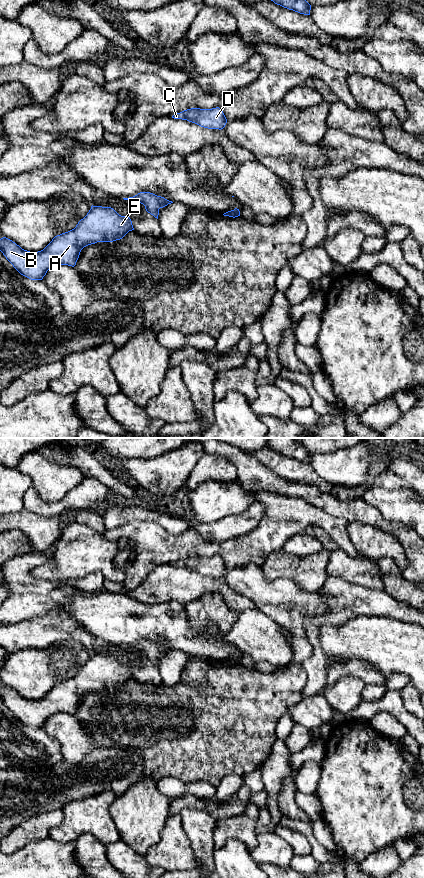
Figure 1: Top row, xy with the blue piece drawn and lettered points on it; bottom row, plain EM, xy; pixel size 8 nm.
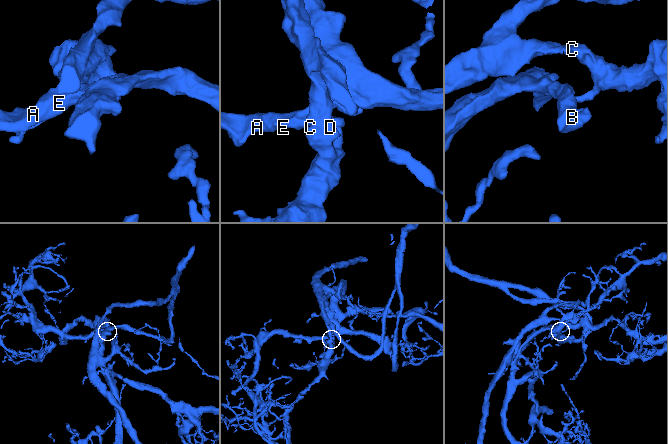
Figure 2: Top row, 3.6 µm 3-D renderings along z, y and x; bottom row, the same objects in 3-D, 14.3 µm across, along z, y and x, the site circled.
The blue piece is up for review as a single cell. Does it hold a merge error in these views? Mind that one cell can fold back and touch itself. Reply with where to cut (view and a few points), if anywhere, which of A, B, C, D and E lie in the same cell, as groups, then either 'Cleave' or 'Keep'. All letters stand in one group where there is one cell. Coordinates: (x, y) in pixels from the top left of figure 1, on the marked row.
Split along xy (231, 210), (238, 215). Groups: A B E / C D. Cleave

